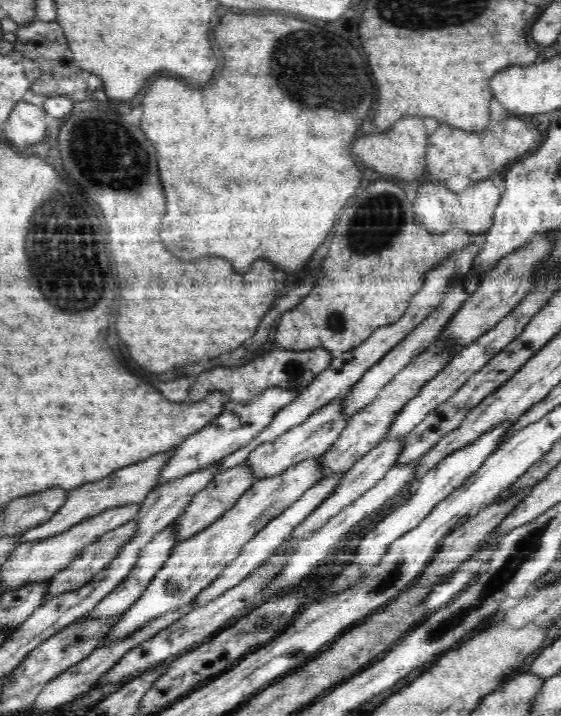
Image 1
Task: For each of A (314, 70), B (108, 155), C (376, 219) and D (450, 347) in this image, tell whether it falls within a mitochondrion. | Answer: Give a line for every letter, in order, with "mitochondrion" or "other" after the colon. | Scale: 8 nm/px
A: mitochondrion
B: mitochondrion
C: mitochondrion
D: other

